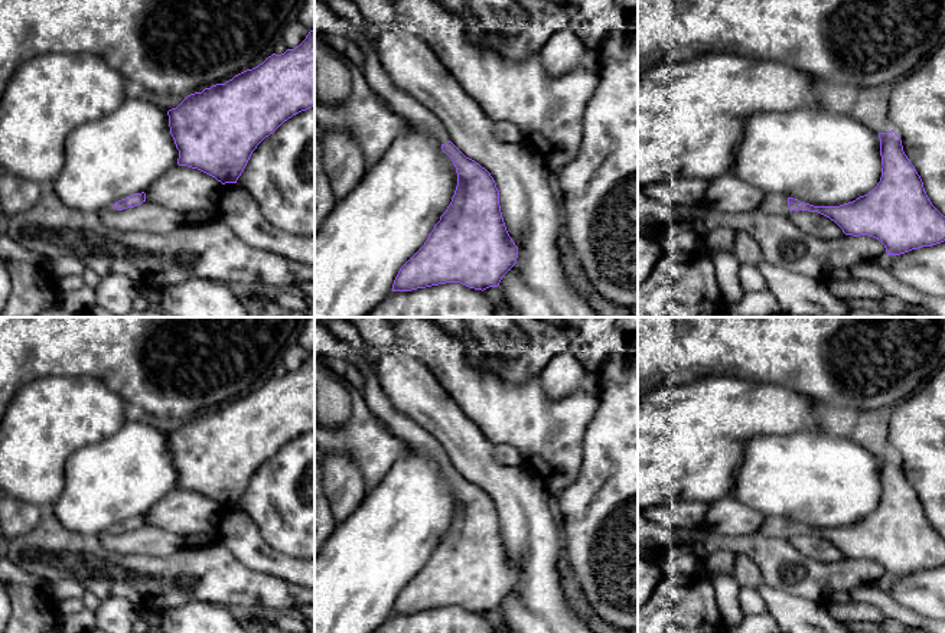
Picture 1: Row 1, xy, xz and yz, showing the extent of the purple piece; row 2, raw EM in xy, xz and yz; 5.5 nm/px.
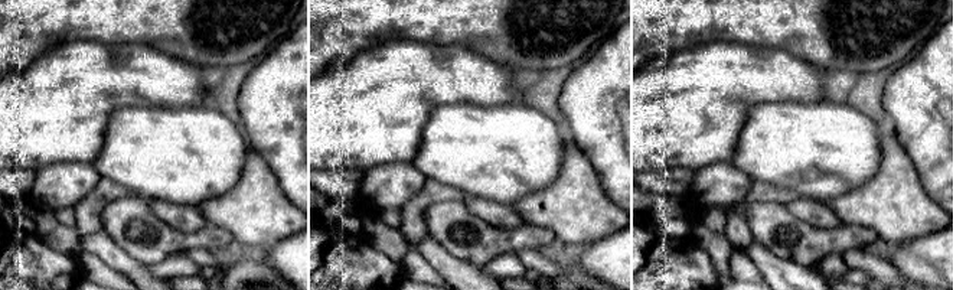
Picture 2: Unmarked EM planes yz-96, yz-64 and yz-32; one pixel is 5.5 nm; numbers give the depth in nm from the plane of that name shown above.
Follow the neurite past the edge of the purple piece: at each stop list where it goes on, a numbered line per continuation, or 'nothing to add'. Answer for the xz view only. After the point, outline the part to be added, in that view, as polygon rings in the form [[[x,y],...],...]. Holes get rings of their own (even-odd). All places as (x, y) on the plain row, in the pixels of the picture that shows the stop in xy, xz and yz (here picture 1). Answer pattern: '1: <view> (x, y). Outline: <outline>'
1: xz (401, 426). Outline: [[[315,323],[315,352],[326,358],[342,358],[359,368],[365,378],[364,399],[390,431],[405,441],[410,447],[431,456],[440,467],[450,464],[450,460],[440,441],[410,417],[400,412],[382,391],[378,378],[372,375],[368,360],[346,343],[335,339],[329,330]]]

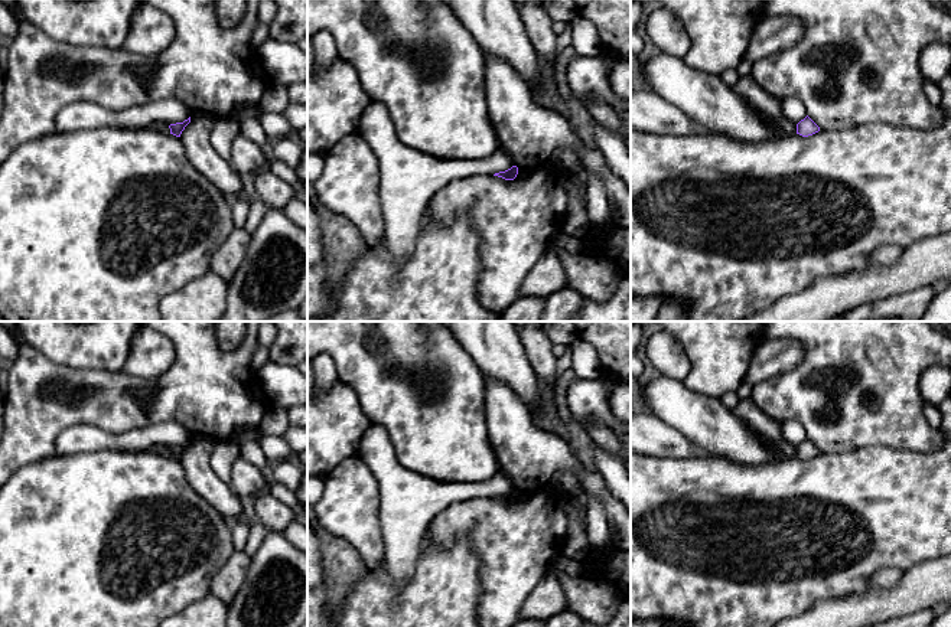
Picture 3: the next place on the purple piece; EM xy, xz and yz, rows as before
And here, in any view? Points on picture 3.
nothing to add

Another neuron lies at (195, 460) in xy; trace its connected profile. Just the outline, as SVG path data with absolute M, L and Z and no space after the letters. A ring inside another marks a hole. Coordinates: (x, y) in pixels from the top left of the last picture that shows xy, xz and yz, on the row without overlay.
M192 437L179 463L193 490L232 523L241 519L247 507L232 492L231 484L224 483L211 467L209 460L216 443L212 438Z

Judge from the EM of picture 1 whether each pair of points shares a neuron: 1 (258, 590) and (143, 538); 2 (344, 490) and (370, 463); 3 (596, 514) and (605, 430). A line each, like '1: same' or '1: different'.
1: different
2: different
3: same

